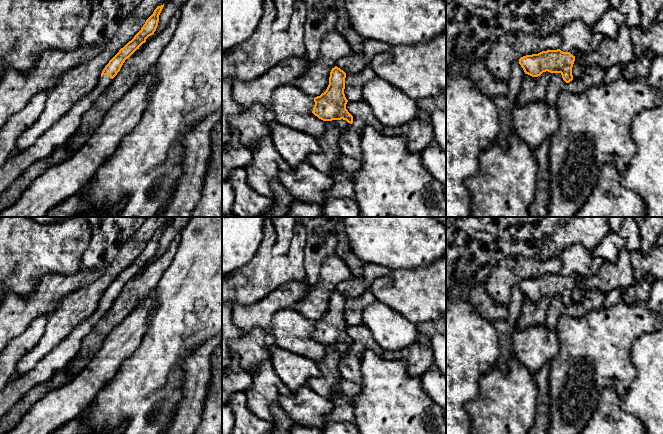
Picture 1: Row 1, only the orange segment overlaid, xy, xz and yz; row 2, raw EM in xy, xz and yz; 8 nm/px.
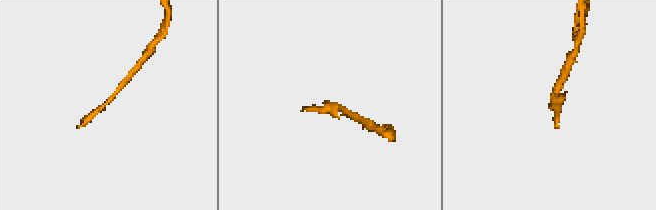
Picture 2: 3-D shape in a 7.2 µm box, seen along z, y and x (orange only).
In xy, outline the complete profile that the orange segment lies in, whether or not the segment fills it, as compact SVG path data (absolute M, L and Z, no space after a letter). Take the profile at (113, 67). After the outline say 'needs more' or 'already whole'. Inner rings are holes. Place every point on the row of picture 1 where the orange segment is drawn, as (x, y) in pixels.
M164 4L158 6L146 20L141 30L109 61L101 73L95 89L76 102L49 130L42 134L29 148L12 154L0 168L0 195L13 188L14 182L32 164L48 158L53 151L68 142L69 138L81 125L83 114L89 110L97 97L106 89L112 79L120 71L123 63L146 39L156 31L159 15Z | needs more

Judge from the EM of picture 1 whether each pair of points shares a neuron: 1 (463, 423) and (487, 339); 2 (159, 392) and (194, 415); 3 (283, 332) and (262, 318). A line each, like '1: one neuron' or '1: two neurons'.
1: one neuron
2: two neurons
3: two neurons

